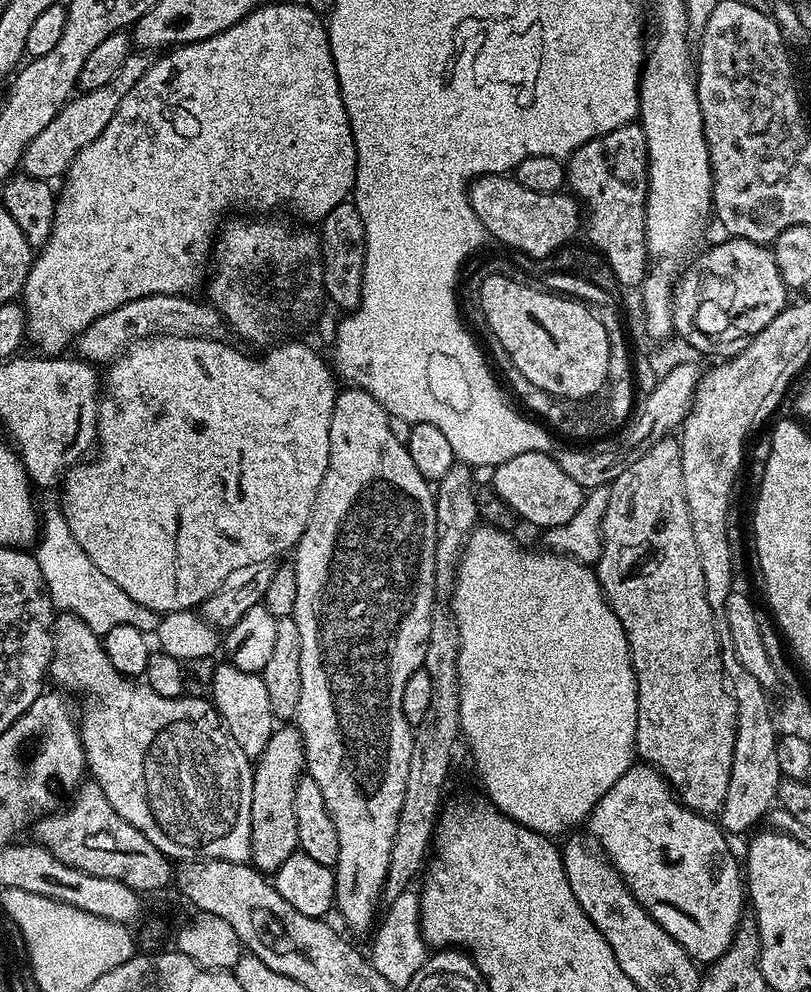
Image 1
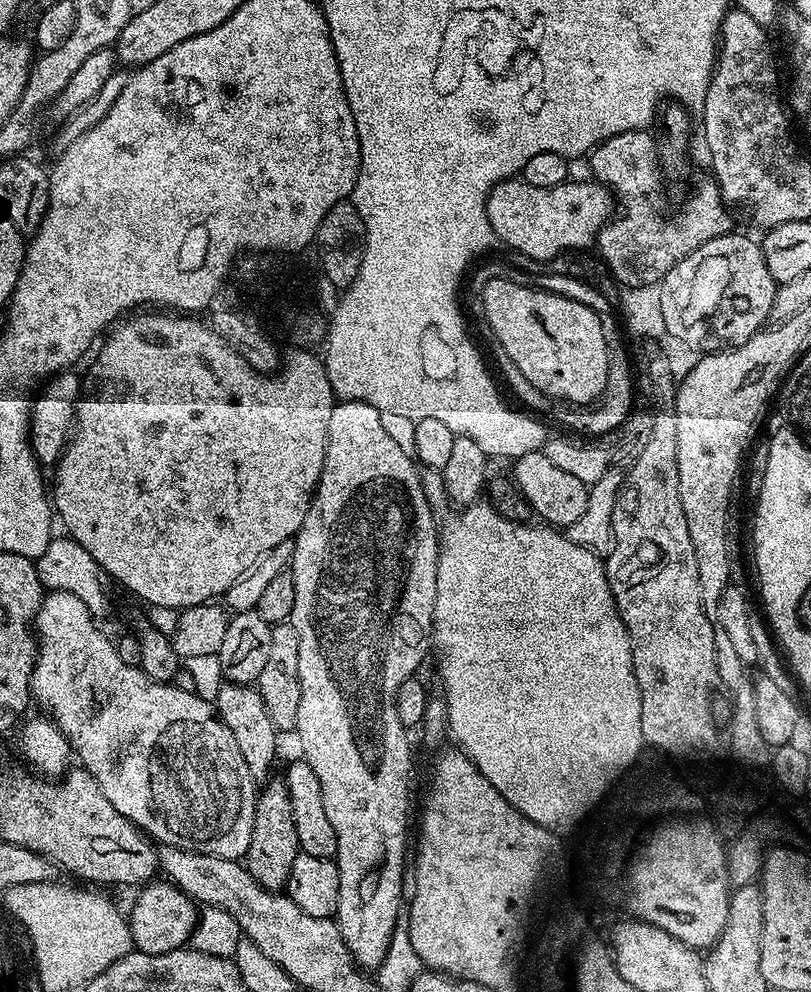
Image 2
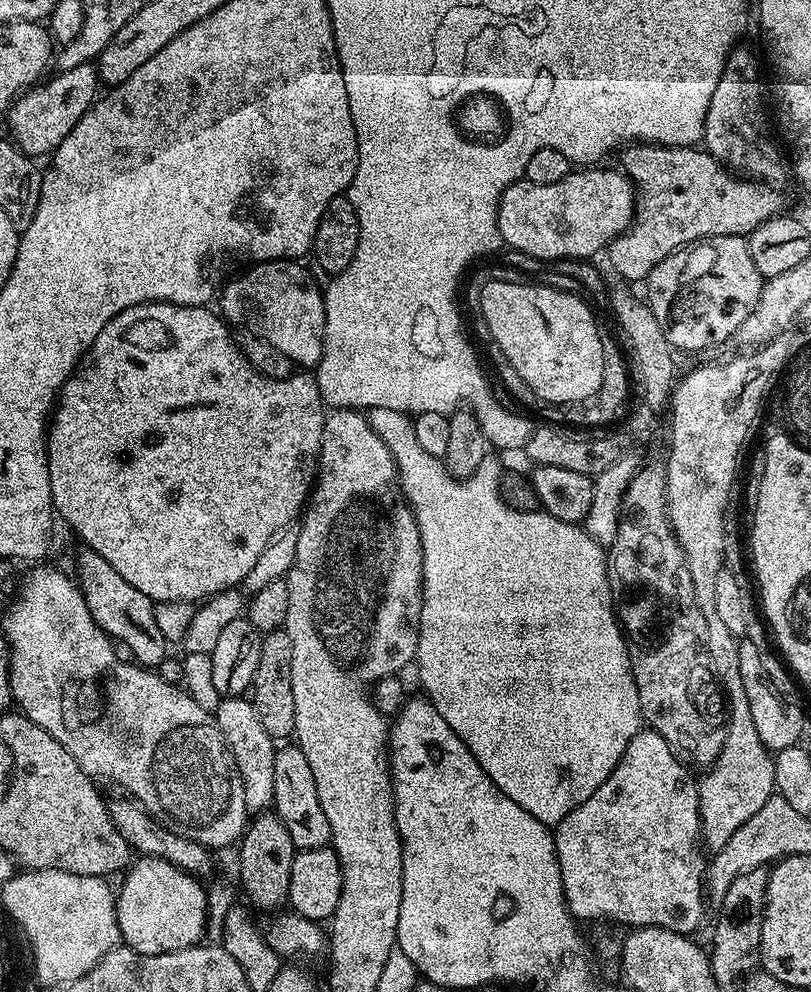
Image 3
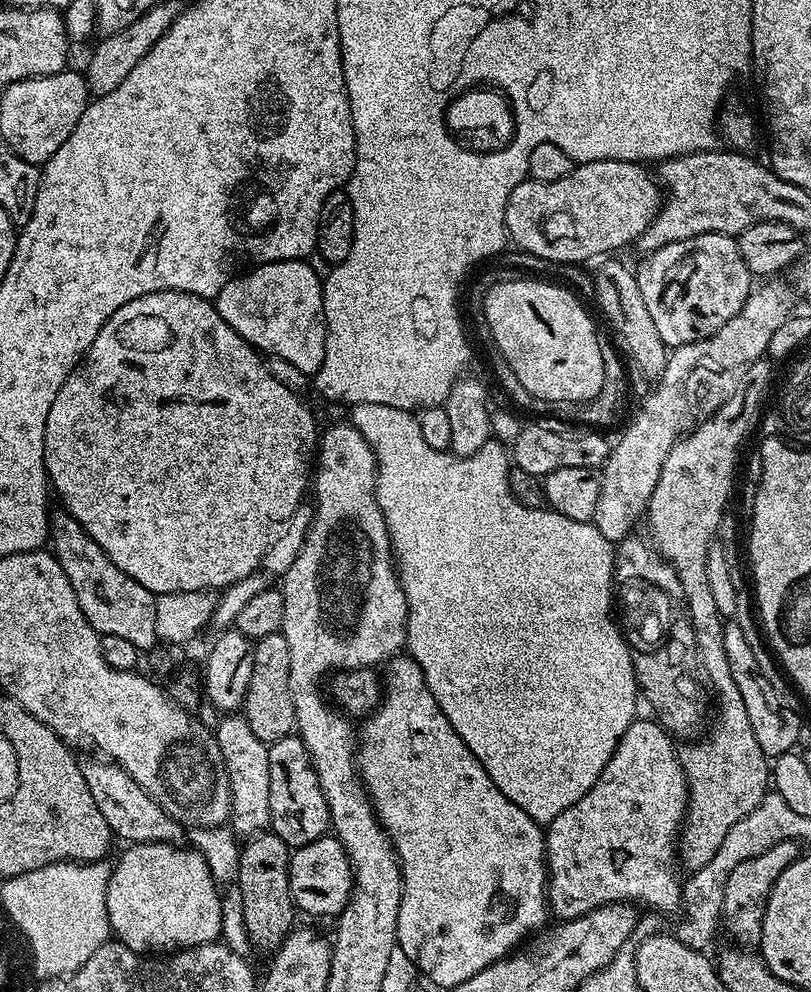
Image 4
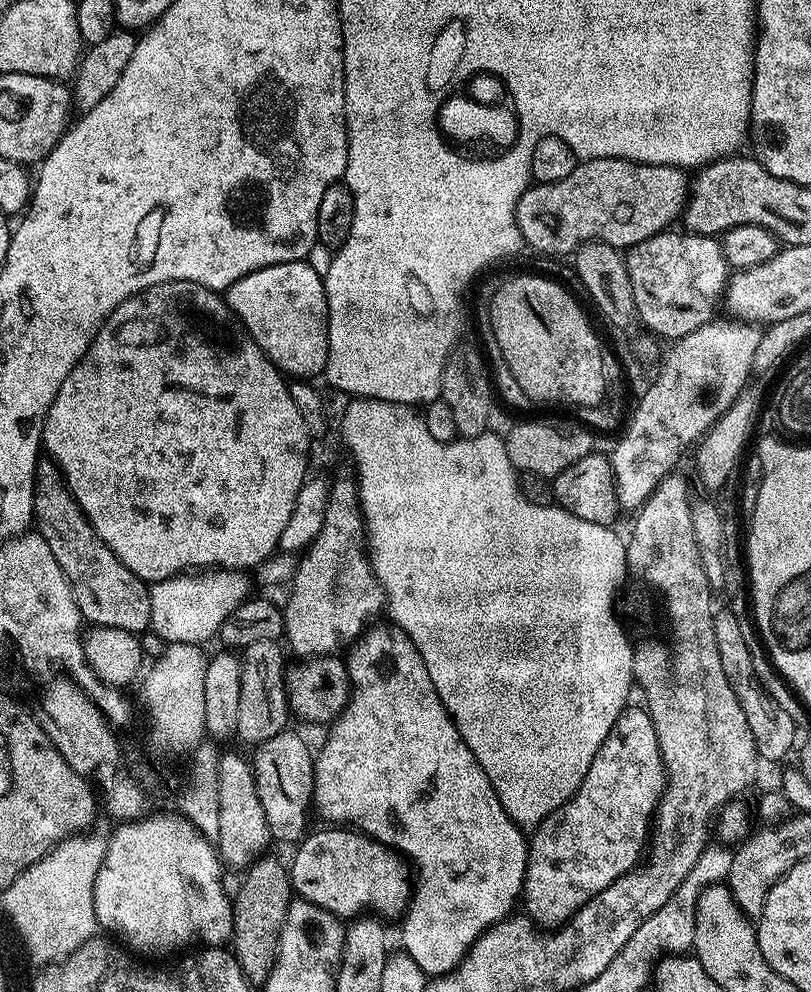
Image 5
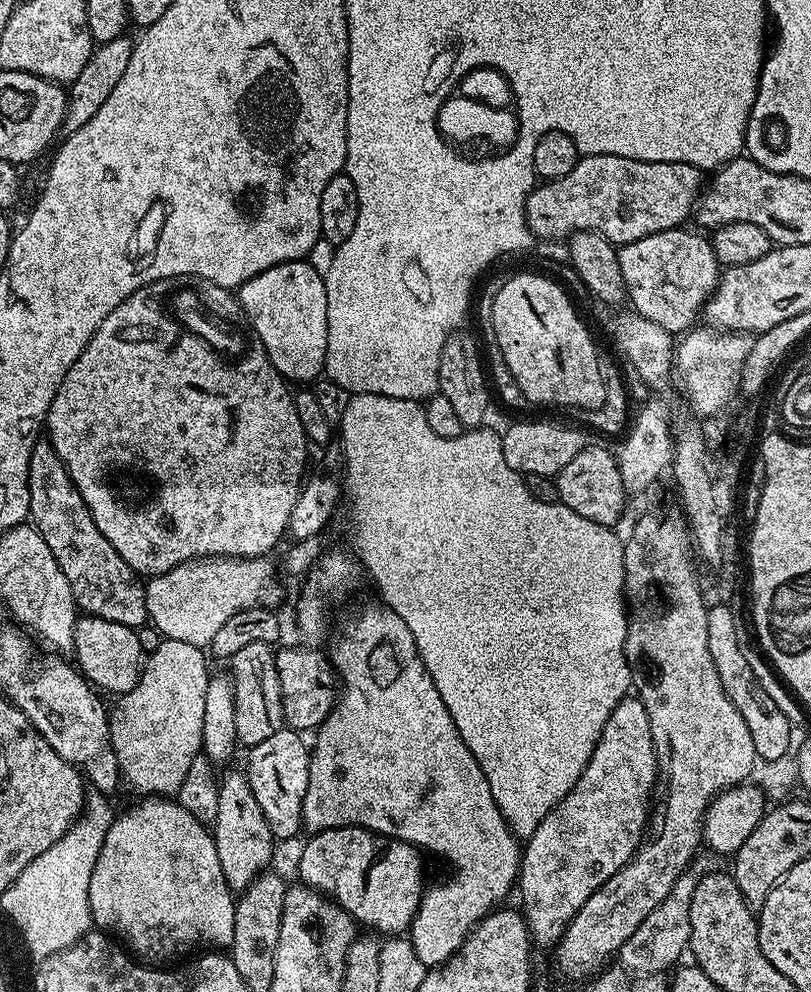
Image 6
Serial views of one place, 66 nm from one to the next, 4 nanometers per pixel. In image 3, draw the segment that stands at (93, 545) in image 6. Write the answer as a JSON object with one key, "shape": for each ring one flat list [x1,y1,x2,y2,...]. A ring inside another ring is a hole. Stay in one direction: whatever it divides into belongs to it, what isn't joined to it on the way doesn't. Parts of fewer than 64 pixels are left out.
{"shape":[[85,547,79,551,74,579,80,586,80,593,86,598,86,606,94,622,113,641,122,646,124,644,135,663,141,667,156,668,168,656,170,648,162,630,158,630,156,604,146,594,142,594,142,590,130,586,130,582,126,582,126,578,122,578,122,574,118,574,118,570,114,570,114,566,102,558,102,554,94,554,94,550]]}

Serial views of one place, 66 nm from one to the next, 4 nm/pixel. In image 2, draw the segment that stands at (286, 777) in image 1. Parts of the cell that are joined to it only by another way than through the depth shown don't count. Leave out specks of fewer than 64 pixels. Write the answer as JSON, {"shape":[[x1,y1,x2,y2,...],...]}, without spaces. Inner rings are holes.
{"shape":[[269,779,259,789,256,797,254,830,250,834,250,846,242,858,242,863,254,878,254,882,271,892,280,892,288,883,294,858,300,853,298,830,294,830,294,816,290,806,290,792,283,779]]}

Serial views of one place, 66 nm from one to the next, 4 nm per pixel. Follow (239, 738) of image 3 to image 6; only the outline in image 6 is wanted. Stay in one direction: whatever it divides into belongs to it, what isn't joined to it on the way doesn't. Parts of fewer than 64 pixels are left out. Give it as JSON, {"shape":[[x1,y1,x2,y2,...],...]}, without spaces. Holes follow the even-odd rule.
{"shape":[[243,771,221,775,217,792,217,818,210,828,212,841,216,844,218,862,222,862,222,874,229,888,243,890,271,865,268,863,272,860,274,837,262,814,262,806,258,806,258,798,254,798,254,790,250,790,250,782]]}

